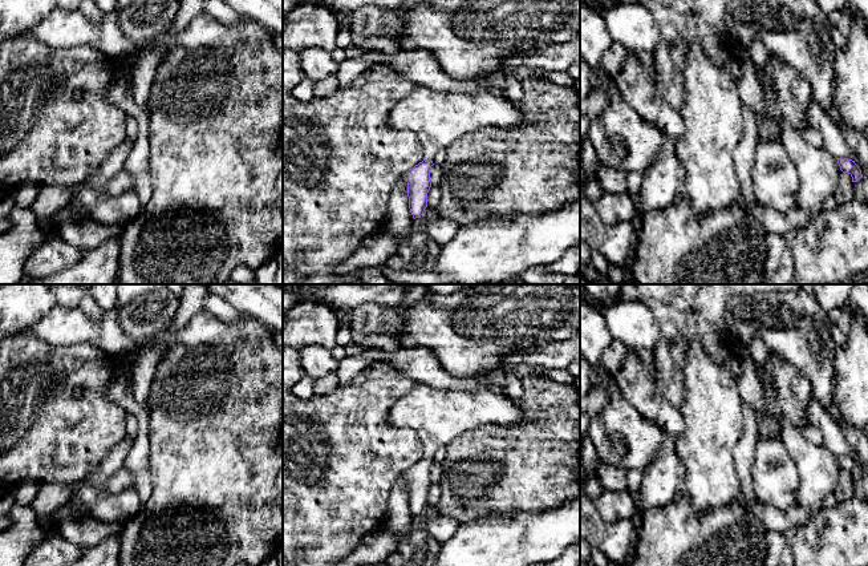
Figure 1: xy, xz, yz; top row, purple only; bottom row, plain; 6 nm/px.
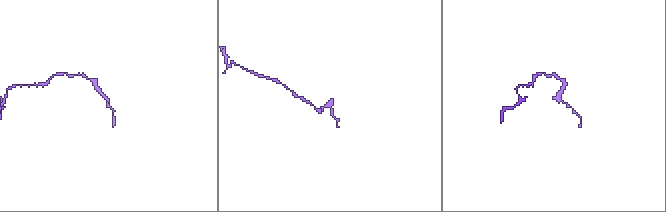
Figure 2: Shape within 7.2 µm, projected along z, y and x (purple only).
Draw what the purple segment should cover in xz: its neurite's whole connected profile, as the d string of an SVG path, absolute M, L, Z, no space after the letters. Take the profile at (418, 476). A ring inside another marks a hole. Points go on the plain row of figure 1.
M415 384L402 396L390 411L389 424L413 428L423 453L423 458L403 473L413 516L421 516L427 505L430 468L438 448L482 425L518 425L522 417L520 408L506 393L487 389L445 391Z

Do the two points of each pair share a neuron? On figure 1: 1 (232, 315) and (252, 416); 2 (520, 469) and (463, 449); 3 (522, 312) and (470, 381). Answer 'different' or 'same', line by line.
1: different
2: same
3: different

